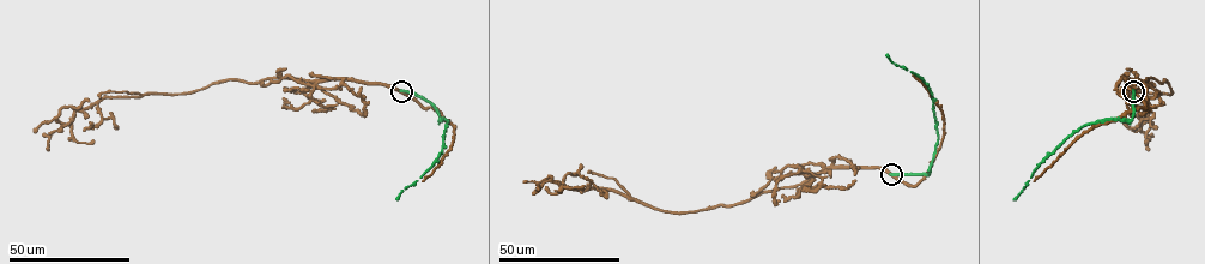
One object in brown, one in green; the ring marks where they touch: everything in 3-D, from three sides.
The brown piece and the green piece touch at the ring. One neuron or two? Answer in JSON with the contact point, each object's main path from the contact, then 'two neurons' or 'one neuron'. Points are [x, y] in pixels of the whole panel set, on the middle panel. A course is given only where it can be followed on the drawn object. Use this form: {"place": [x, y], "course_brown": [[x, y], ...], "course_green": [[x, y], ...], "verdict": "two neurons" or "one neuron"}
{"place": [891, 174], "course_brown": [[891, 174], [824, 168], [799, 184], [691, 211], [664, 211], [613, 190], [569, 188], [549, 180], [538, 190]], "course_green": [[891, 174], [930, 173], [938, 139], [928, 86], [919, 77], [892, 62], [886, 54]], "verdict": "two neurons"}

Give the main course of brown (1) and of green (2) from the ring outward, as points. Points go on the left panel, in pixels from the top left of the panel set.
1: (401, 91), (351, 80), (266, 78), (228, 79), (181, 94), (106, 96), (79, 108), (55, 130), (48, 150)
2: (401, 91), (422, 96), (437, 110), (440, 120), (448, 121), (438, 158), (397, 199)

